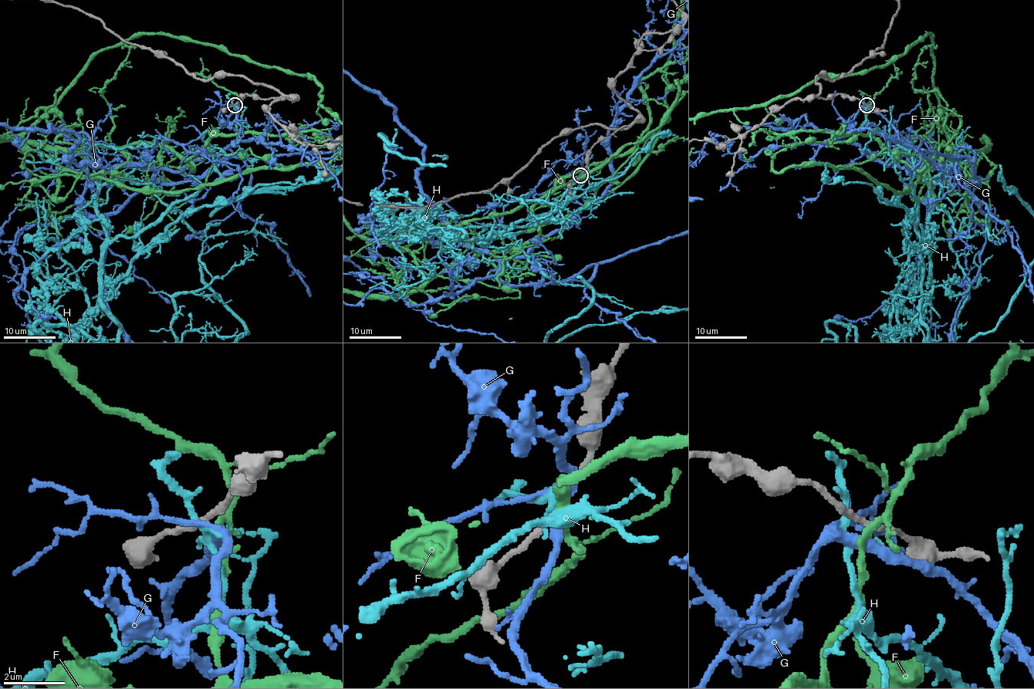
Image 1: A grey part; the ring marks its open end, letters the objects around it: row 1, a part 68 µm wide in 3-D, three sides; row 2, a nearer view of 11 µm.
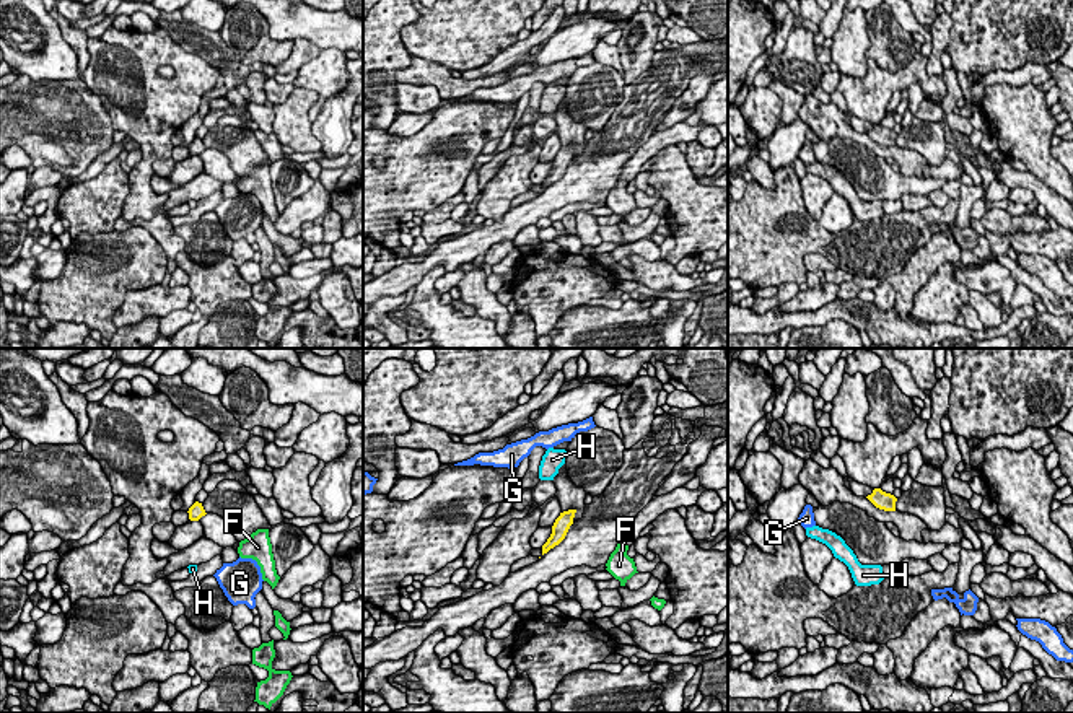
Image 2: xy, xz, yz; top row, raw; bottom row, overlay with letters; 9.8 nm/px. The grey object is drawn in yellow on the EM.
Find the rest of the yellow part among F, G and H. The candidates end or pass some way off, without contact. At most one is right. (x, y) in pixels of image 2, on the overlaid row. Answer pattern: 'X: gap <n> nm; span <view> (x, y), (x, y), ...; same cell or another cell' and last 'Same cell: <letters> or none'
F: gap 440 nm; span xy (205, 513), (240, 542); same cell
G: gap 500 nm; span xy (197, 520), (223, 564); another cell
H: gap 340 nm; span xz (564, 511), (552, 479); another cell
Same cell: F

